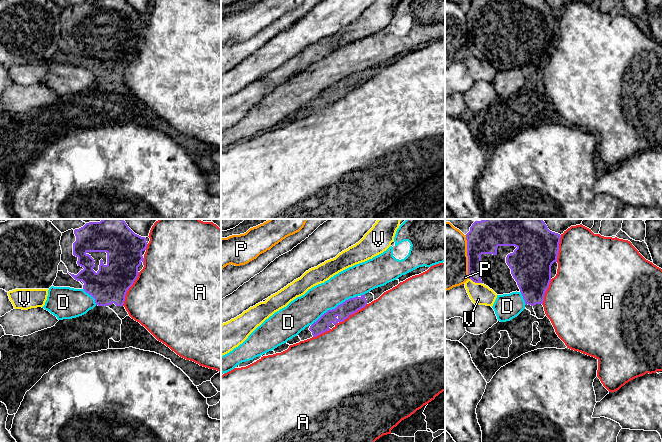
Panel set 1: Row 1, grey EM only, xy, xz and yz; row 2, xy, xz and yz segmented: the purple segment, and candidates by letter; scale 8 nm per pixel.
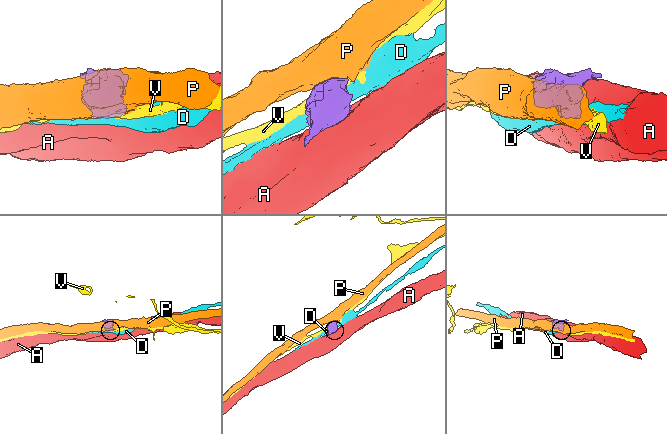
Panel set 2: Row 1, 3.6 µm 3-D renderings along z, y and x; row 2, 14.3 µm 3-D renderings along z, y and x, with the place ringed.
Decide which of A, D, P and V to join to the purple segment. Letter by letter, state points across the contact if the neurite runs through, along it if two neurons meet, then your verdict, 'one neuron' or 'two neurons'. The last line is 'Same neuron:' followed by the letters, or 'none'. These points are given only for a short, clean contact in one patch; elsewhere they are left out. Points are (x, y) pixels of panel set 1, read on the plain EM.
A: two neurons
D: two neurons
P: two neurons
V: two neurons
Same neuron: none

